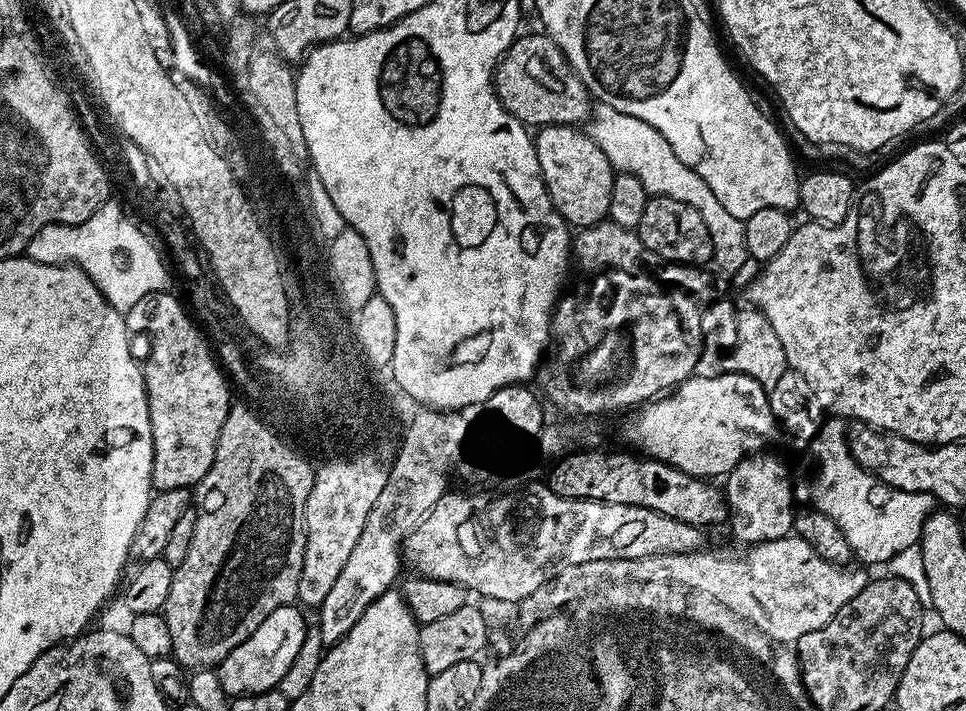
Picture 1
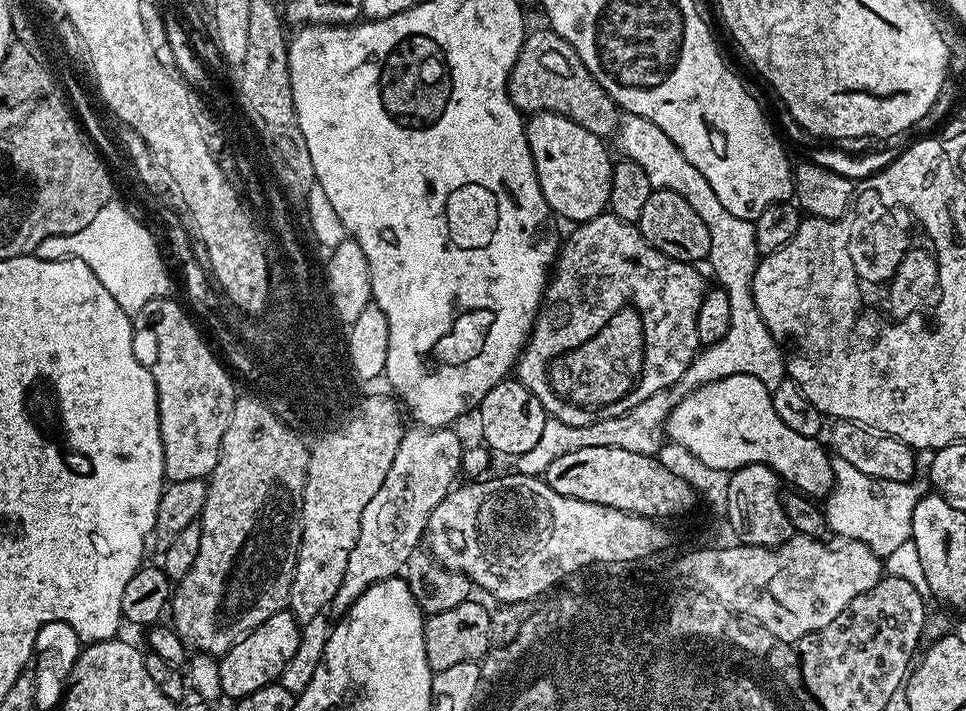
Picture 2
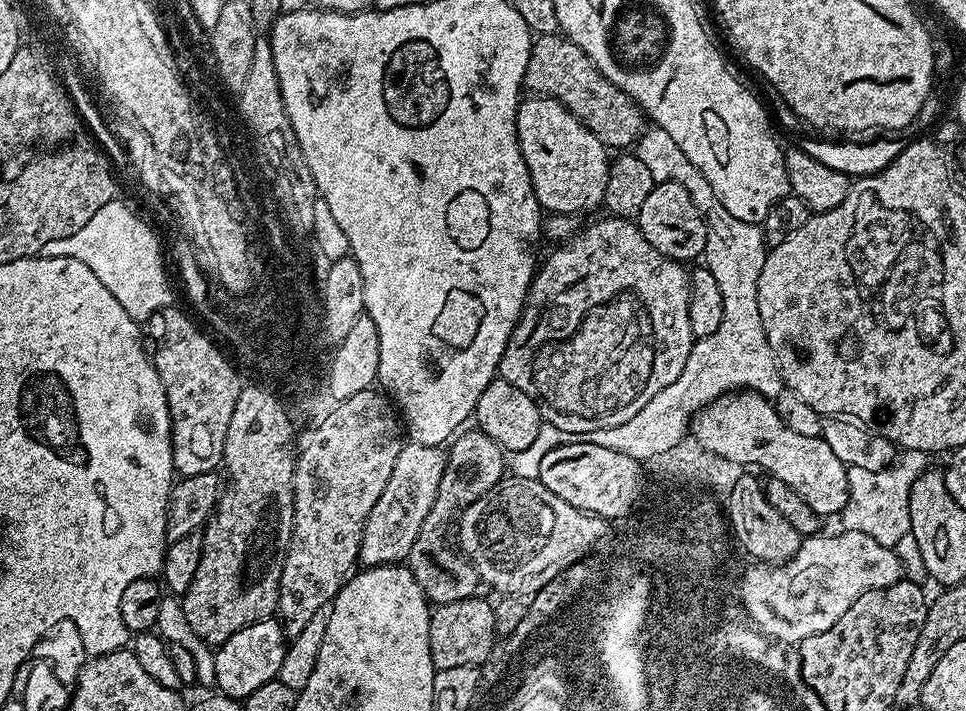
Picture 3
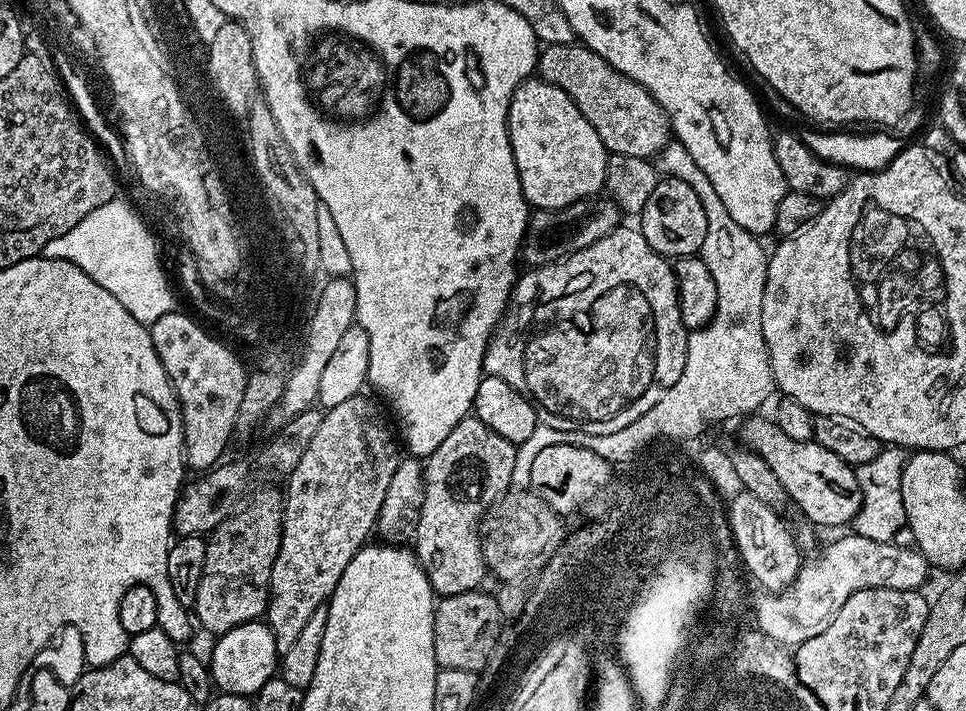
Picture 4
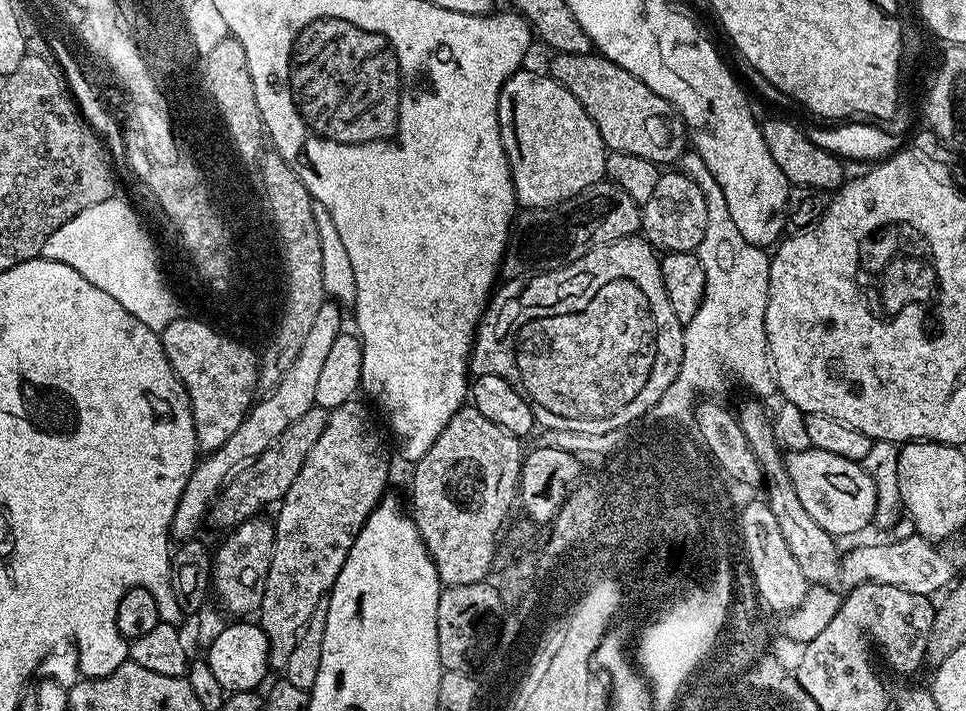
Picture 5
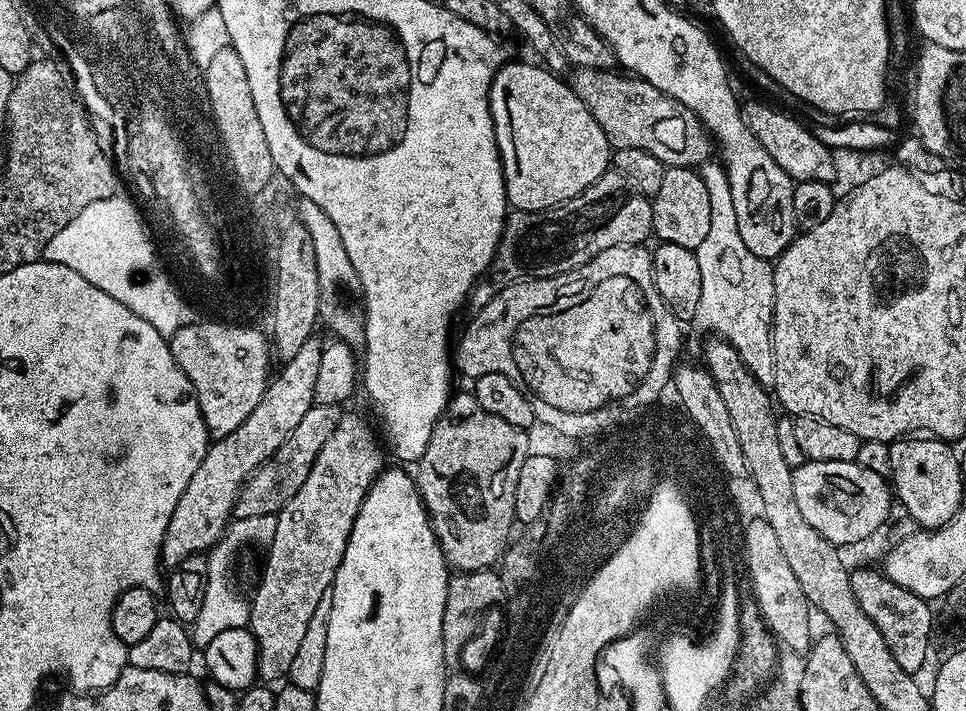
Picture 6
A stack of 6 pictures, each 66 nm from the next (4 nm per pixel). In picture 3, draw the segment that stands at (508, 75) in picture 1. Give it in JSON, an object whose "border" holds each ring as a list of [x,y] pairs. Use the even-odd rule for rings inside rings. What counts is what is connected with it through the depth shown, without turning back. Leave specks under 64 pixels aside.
{"border":[[[540,34],[533,39],[523,87],[537,96],[559,100],[609,150],[631,149],[646,124],[640,107],[622,90],[618,90],[614,82],[606,79],[585,52],[560,34]]]}

